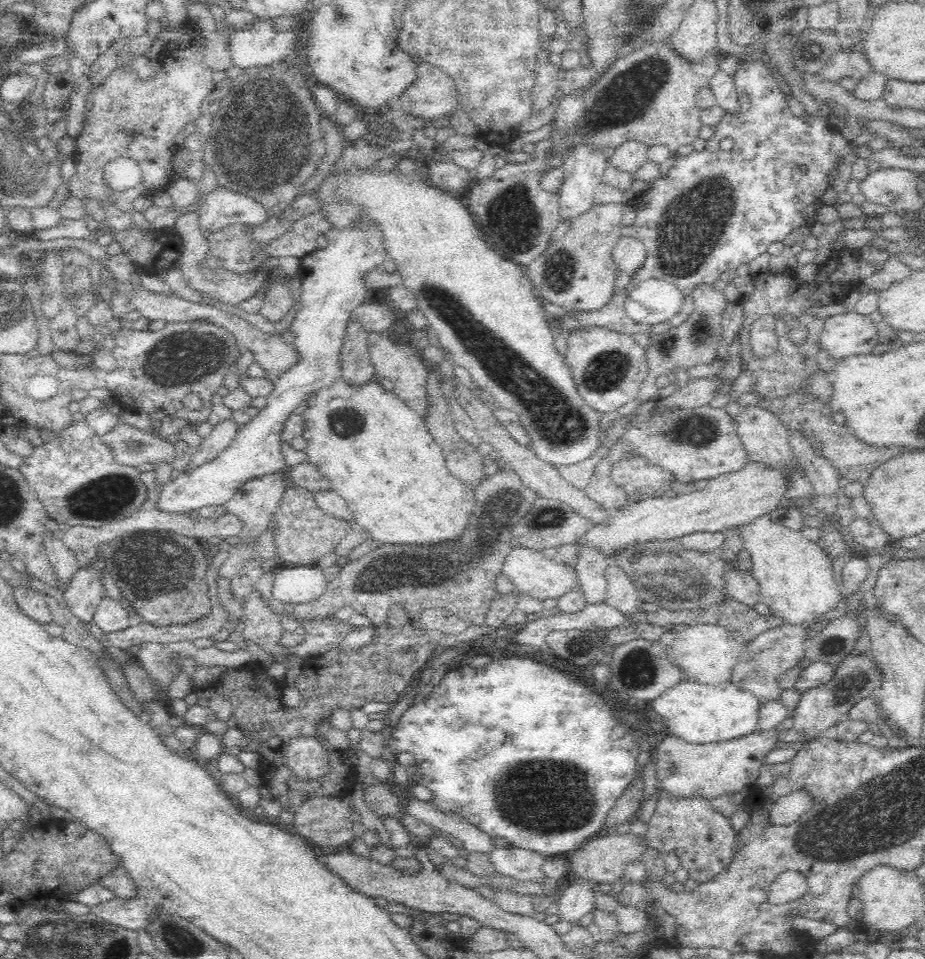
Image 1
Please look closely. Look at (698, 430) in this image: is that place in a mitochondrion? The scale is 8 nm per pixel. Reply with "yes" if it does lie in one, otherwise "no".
yes

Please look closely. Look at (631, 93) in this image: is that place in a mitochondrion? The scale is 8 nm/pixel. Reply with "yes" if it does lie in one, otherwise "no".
yes

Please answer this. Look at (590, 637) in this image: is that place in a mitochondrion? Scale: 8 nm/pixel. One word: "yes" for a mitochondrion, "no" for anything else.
no

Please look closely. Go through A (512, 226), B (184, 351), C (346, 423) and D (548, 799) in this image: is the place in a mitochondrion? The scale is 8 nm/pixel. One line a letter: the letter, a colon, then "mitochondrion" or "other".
A: mitochondrion
B: mitochondrion
C: mitochondrion
D: mitochondrion

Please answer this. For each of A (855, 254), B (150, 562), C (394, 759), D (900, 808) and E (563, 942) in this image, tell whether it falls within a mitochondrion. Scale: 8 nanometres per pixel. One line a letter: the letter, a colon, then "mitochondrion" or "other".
A: other
B: mitochondrion
C: other
D: mitochondrion
E: other

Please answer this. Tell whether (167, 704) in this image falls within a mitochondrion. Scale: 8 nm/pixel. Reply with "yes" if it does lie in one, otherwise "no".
no

